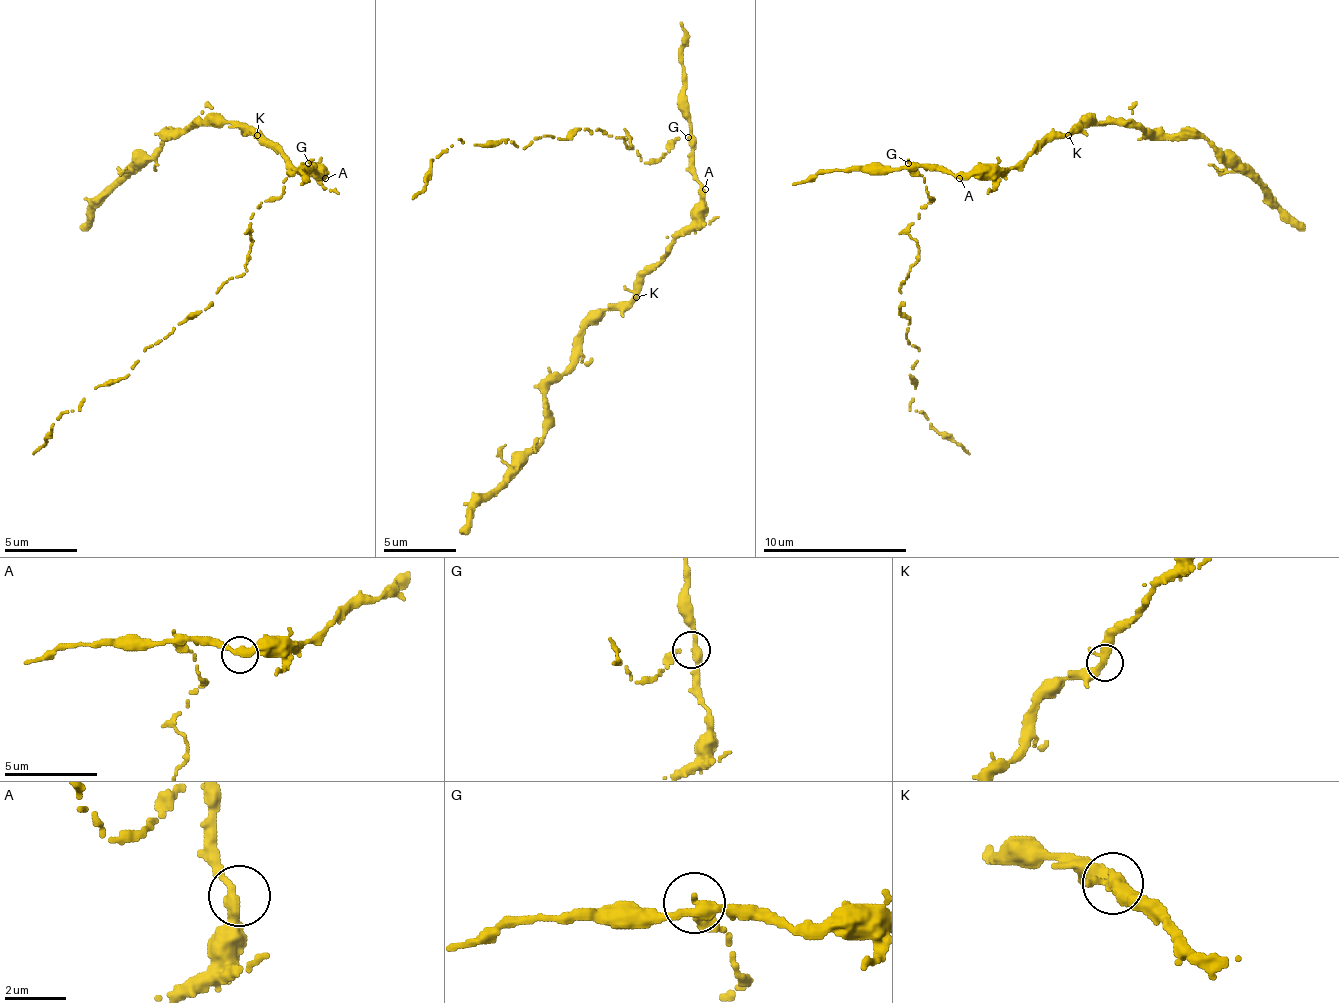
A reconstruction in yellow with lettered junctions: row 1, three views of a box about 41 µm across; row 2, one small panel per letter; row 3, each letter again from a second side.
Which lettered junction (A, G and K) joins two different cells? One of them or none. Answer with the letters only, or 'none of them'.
G

